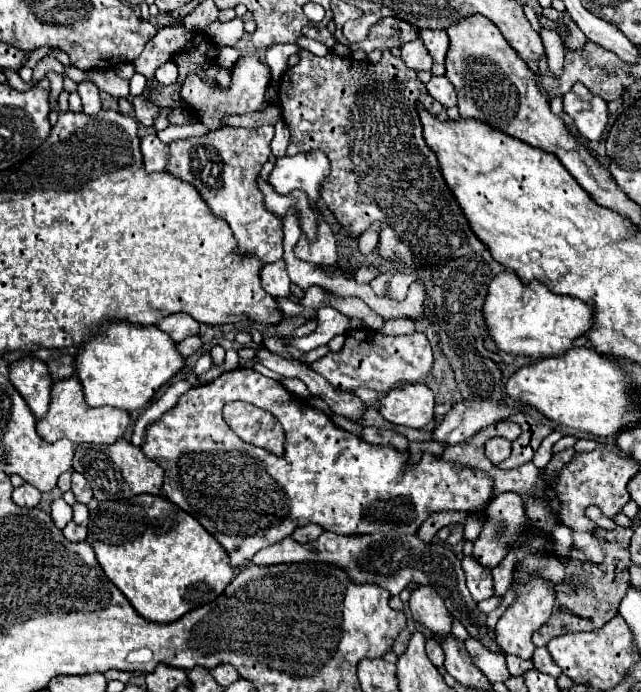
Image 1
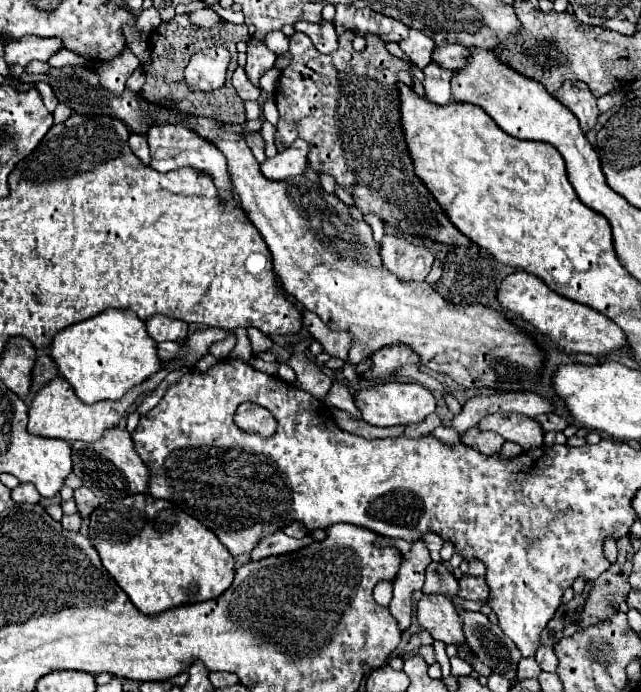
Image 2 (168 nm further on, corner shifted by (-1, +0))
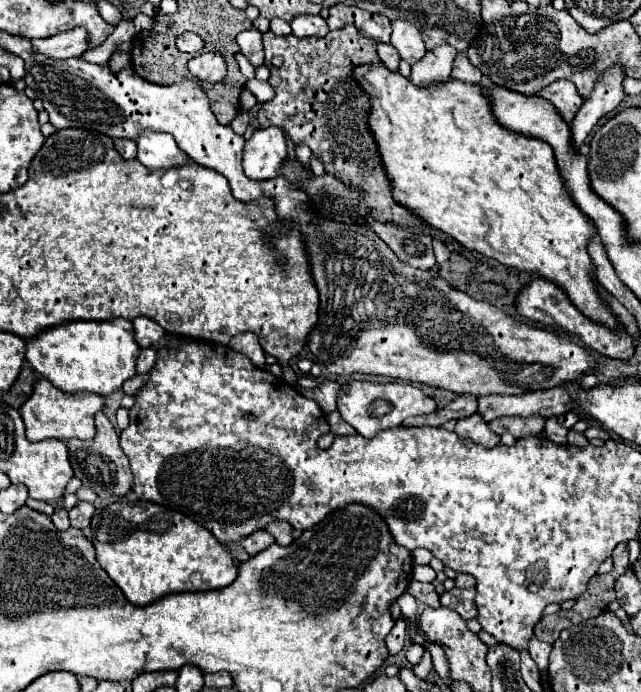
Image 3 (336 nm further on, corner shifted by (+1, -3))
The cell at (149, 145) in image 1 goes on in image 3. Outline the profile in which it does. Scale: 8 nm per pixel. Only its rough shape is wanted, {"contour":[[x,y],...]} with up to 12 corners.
{"contour":[[113,139],[113,145],[123,159],[137,157],[133,139]]}

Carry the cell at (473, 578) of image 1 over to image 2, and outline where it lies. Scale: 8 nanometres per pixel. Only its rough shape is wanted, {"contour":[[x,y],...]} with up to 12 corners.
{"contour":[[463,576],[459,596],[485,600],[489,588],[483,576]]}

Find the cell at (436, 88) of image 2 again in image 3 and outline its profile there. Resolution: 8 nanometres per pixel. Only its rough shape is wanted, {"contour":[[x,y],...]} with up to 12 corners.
{"contour":[[439,45],[411,65],[415,85],[447,81],[457,49]]}

